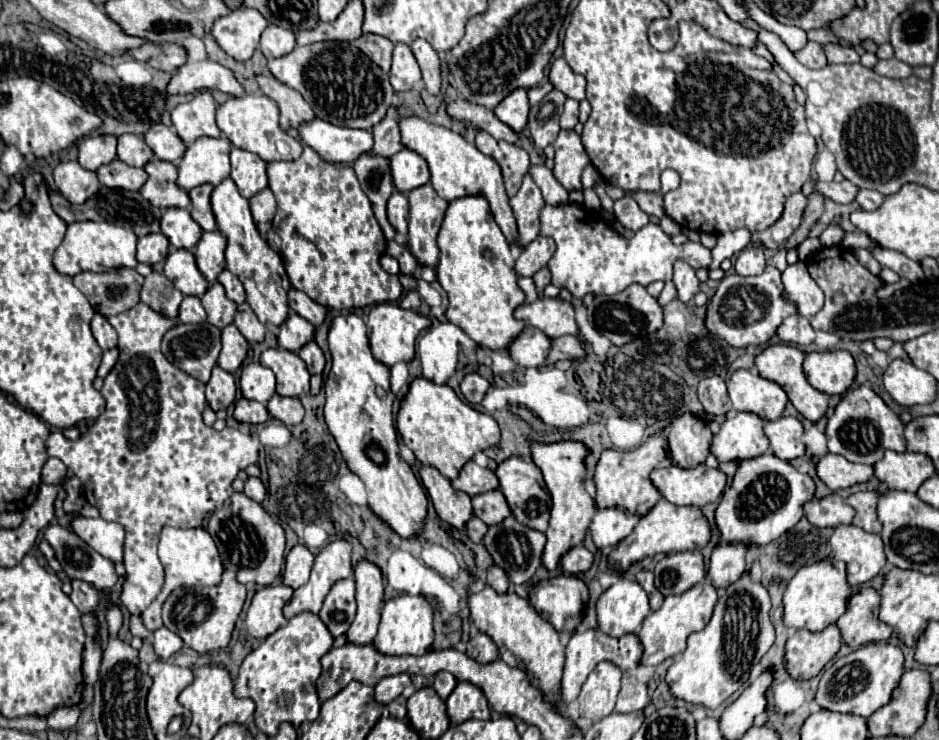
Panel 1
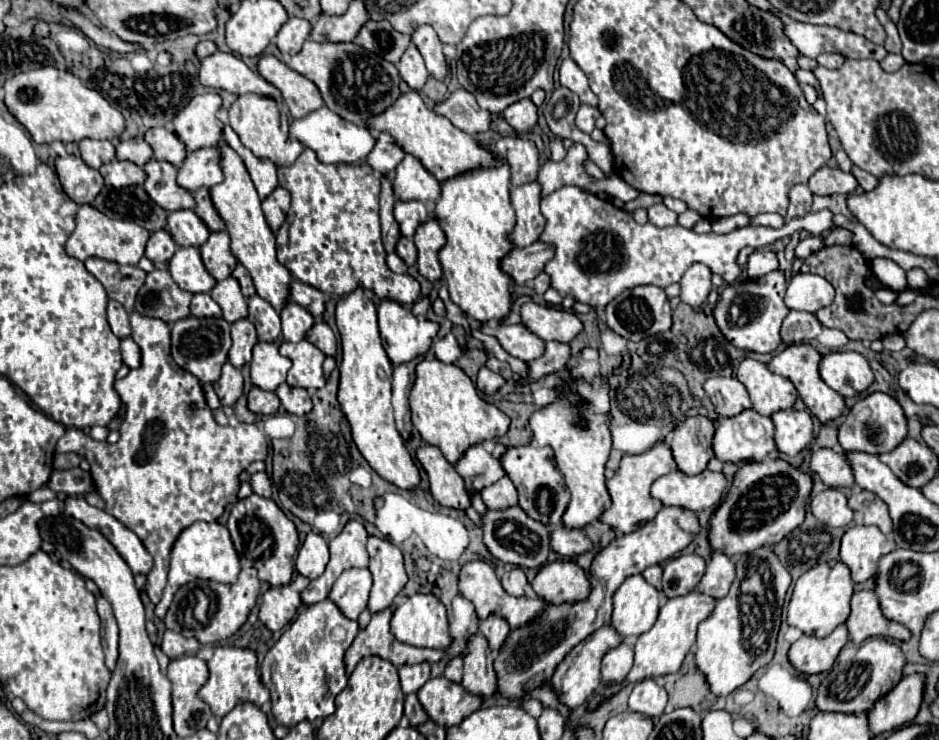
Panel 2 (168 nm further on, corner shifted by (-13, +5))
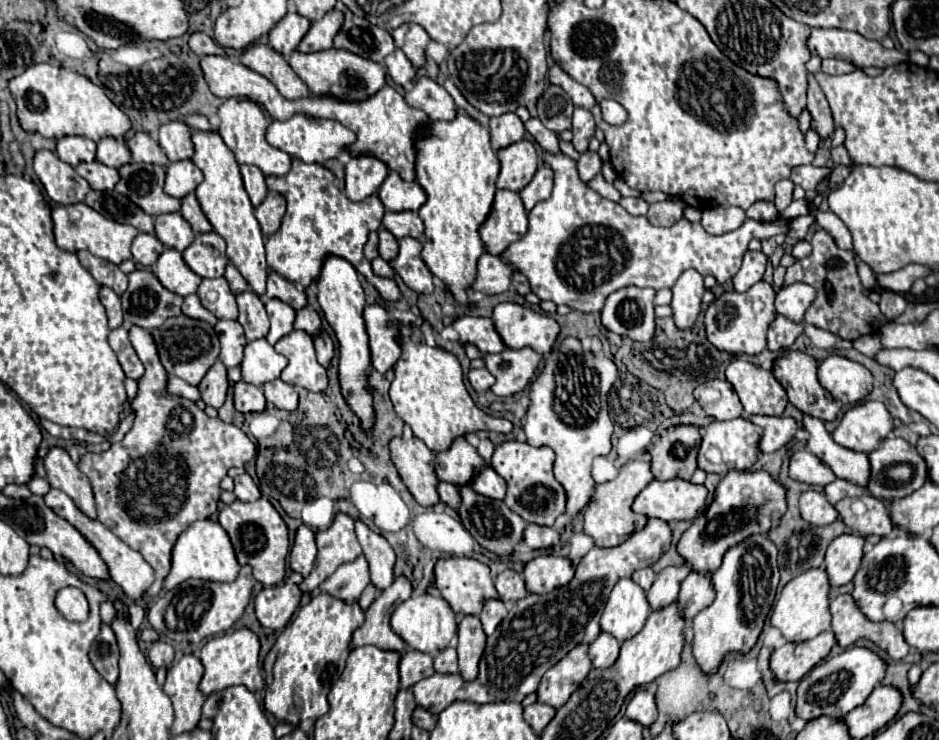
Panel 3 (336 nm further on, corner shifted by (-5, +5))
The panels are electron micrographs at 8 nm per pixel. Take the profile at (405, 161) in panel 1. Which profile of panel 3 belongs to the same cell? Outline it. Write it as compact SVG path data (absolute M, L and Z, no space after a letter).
M389 172L385 182L381 184L379 198L389 212L419 210L427 200L425 190L417 182L405 182L399 174L393 172Z

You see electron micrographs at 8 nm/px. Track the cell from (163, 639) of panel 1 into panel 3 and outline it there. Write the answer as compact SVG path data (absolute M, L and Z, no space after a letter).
M159 640L159 642L153 642L149 654L147 654L149 662L155 666L155 668L169 668L171 662L173 662L173 646Z

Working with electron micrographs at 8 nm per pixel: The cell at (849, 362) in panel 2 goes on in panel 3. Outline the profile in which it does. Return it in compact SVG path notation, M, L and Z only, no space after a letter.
M829 356L819 364L819 382L843 404L857 404L873 390L871 372L863 364L843 356Z

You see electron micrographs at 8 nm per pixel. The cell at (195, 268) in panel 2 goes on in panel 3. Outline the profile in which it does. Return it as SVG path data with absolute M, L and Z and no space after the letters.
M165 248L161 252L155 264L155 276L169 292L179 296L195 294L201 282L201 278L183 262L183 256L173 248Z

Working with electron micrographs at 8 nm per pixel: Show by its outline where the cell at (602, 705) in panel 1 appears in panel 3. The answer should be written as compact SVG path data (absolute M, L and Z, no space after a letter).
M601 632L597 640L589 646L589 658L595 668L609 668L619 656L621 644L607 632Z

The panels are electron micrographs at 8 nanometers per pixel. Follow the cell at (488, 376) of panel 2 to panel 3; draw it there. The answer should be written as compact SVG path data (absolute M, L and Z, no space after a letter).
M487 368L471 370L471 372L467 374L467 378L469 378L469 384L471 384L471 388L473 388L475 392L485 392L485 390L489 390L489 388L493 386L493 382L495 382L495 378L489 374Z

